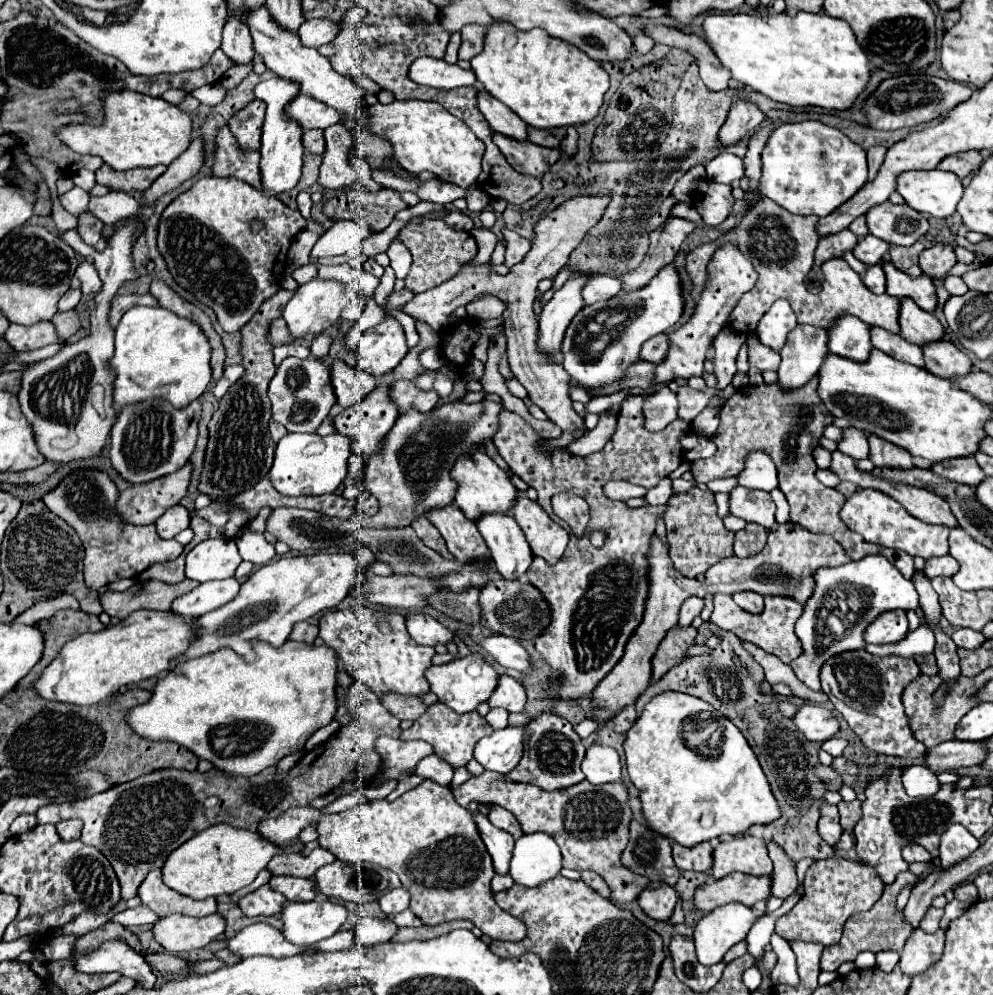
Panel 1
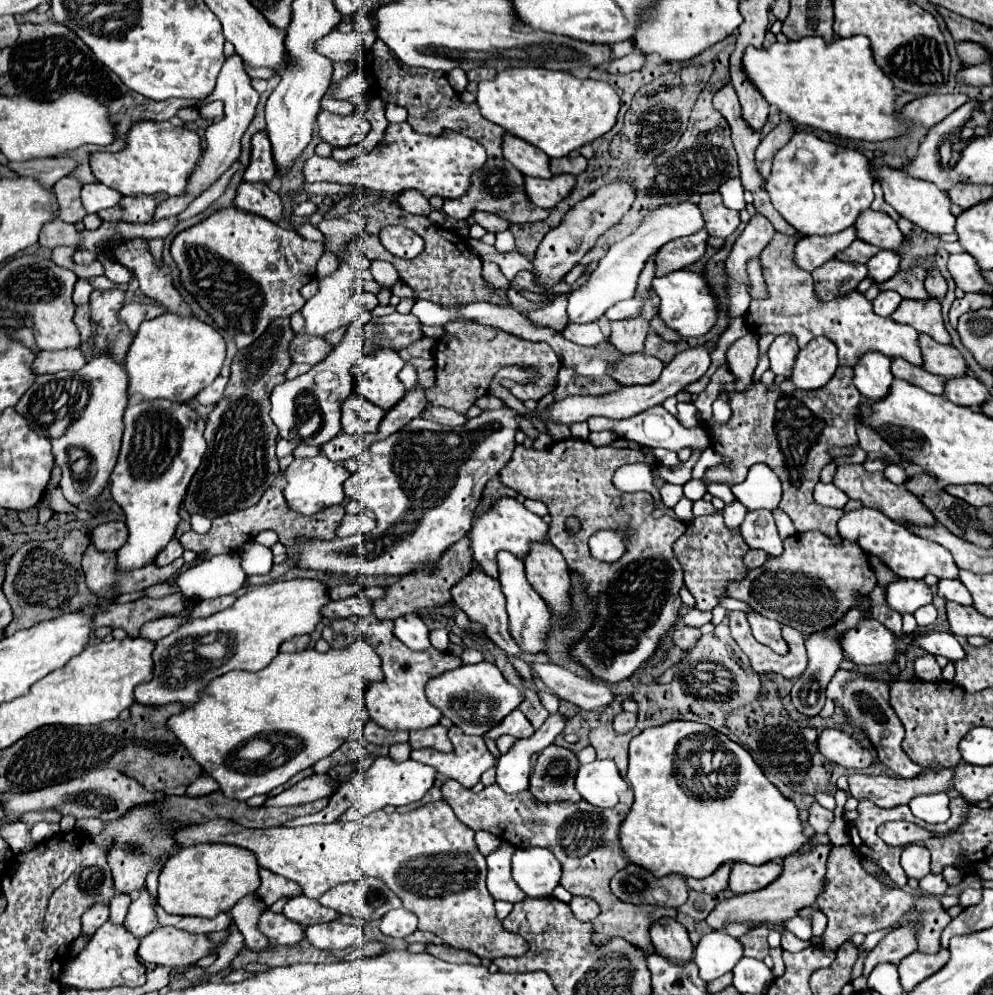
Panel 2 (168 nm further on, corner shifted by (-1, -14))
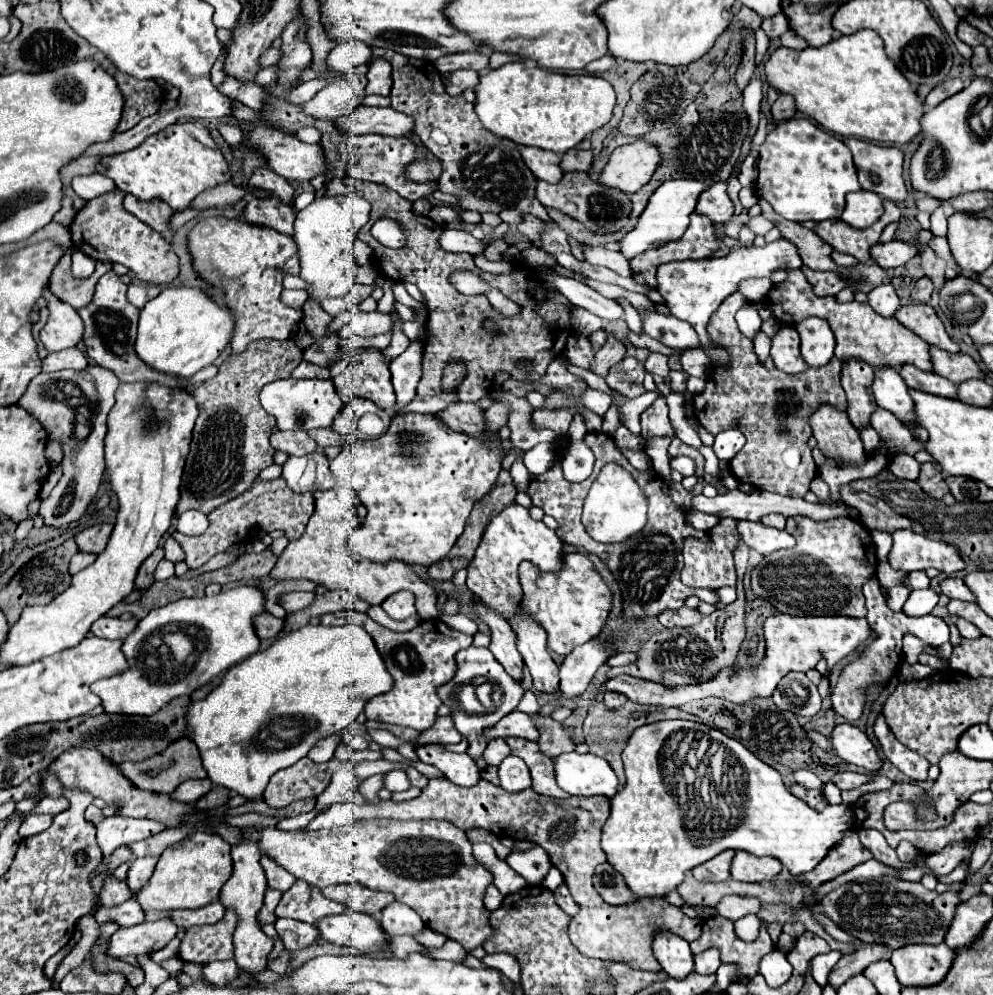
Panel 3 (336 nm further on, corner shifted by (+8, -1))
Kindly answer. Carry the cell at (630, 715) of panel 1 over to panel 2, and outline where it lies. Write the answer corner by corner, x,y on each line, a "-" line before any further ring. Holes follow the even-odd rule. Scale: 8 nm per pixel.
619,712
613,720
613,728
623,734
623,732
629,732
637,722
637,714
635,712

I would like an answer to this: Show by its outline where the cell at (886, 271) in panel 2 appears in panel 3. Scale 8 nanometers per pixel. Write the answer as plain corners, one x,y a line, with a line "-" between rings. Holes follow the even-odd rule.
888,241
888,243
876,243
870,251
872,261
882,269
892,269
904,265
910,257
914,257
916,247
902,243
902,241

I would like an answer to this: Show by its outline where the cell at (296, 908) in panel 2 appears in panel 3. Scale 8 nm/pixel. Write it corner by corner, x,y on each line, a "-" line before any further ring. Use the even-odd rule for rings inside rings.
296,881
280,899
276,907
276,917
300,919
306,923
316,923
326,915
342,913
346,907
342,903
330,901
320,895
320,889
310,887
306,881

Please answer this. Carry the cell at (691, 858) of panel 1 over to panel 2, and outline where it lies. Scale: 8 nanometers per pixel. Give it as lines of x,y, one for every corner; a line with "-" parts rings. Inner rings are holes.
727,862
727,864
723,864
713,876
707,876
707,878
703,878
703,880
687,880
687,884
689,884
691,890
705,892
705,894
723,892
723,890
727,890
727,884
729,884
731,866
733,866
733,862

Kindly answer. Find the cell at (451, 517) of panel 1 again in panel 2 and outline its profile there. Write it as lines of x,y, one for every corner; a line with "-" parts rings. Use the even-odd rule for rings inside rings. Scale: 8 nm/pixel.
475,566
473,572
469,576
465,576
465,580
461,580
461,584
457,584
457,588
453,588
453,600
467,614
467,618
471,622
477,622
477,624
481,624
485,628
485,634
501,650
505,650
509,656
521,656
521,650
517,648
515,640
509,634
509,620
507,620
507,610
505,610
505,594
501,592
501,586
499,586
497,580
485,576

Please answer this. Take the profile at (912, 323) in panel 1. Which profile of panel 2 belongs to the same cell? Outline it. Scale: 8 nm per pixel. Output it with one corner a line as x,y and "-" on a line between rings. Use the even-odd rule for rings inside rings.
921,336
919,340
923,350
923,368
935,376
943,376
945,380
963,378
967,376
967,362
959,354
955,346
943,346
935,340
929,340
929,336

